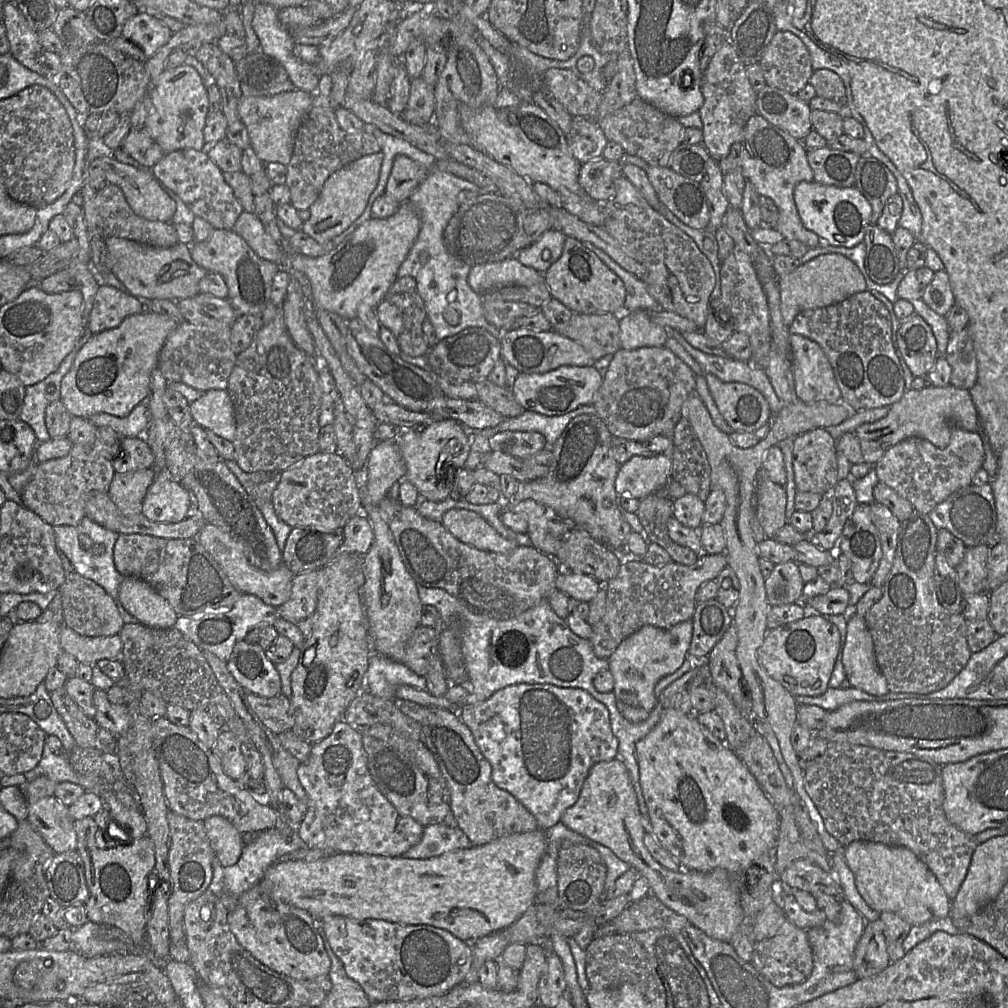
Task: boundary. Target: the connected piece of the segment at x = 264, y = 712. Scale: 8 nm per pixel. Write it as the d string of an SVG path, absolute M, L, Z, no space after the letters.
M248 692L247 700L259 719L274 734L292 730L294 720L291 715L291 704L284 694L266 698Z

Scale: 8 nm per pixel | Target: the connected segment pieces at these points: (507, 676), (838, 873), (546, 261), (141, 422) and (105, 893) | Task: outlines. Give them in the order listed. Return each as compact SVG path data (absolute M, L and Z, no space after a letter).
M417 585L417 591L423 605L434 606L439 611L440 628L447 626L454 616L461 616L467 622L462 652L470 688L463 705L481 703L498 690L514 684L552 684L581 688L607 707L612 732L618 739L617 758L626 766L632 785L640 783L635 745L650 732L651 725L645 721L629 722L620 714L613 691L601 693L595 689L593 679L597 673L608 670L608 659L598 658L589 640L573 633L565 619L557 616L547 601L541 601L512 619L496 620L471 613L457 598L443 589Z
M843 846L830 853L830 870L842 887L844 900L847 900L868 922L878 919L881 913L872 909L857 889L854 873L845 860Z
M549 229L536 242L519 251L515 257L522 265L544 274L560 258L565 238L562 232Z
M147 402L138 404L126 417L98 413L88 420L97 427L111 428L122 437L143 437L150 422Z
M93 817L75 821L77 851L84 863L89 899L85 903L88 920L123 930L134 951L142 951L151 903L151 880L155 867L154 843L148 834L131 844L101 847L99 828Z

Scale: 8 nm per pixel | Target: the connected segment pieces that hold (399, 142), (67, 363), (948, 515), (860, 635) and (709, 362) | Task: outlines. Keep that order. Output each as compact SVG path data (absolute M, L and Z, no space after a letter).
M365 123L364 130L372 134L377 139L384 158L382 161L377 186L369 196L366 207L362 214L345 231L345 238L364 221L371 218L372 204L376 198L384 193L389 174L391 172L393 160L397 155L401 154L408 156L412 160L428 168L432 168L436 161L436 158L433 155L424 152L402 138L383 132L375 124Z
M89 331L85 333L55 372L42 381L26 387L23 406L18 419L31 427L40 443L51 439L45 425L45 409L50 402L60 399L61 380L70 370L79 350L92 335Z
M990 482L981 486L972 483L955 491L928 515L938 530L948 530L960 539L967 548L978 545L991 547L997 539L996 505Z
M848 615L843 665L852 686L880 696L890 692L885 676L877 666L872 636L864 616Z
M668 329L682 347L700 364L704 374L710 373L723 382L738 382L758 390L767 400L772 411L772 418L784 405L777 397L775 390L764 369L750 361L739 361L730 357L719 357L702 352L691 346L679 331Z

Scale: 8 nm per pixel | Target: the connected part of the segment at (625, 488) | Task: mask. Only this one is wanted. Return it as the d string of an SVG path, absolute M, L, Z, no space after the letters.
M668 455L633 456L620 466L615 479L619 496L632 496L638 500L659 492L671 480L672 461Z

